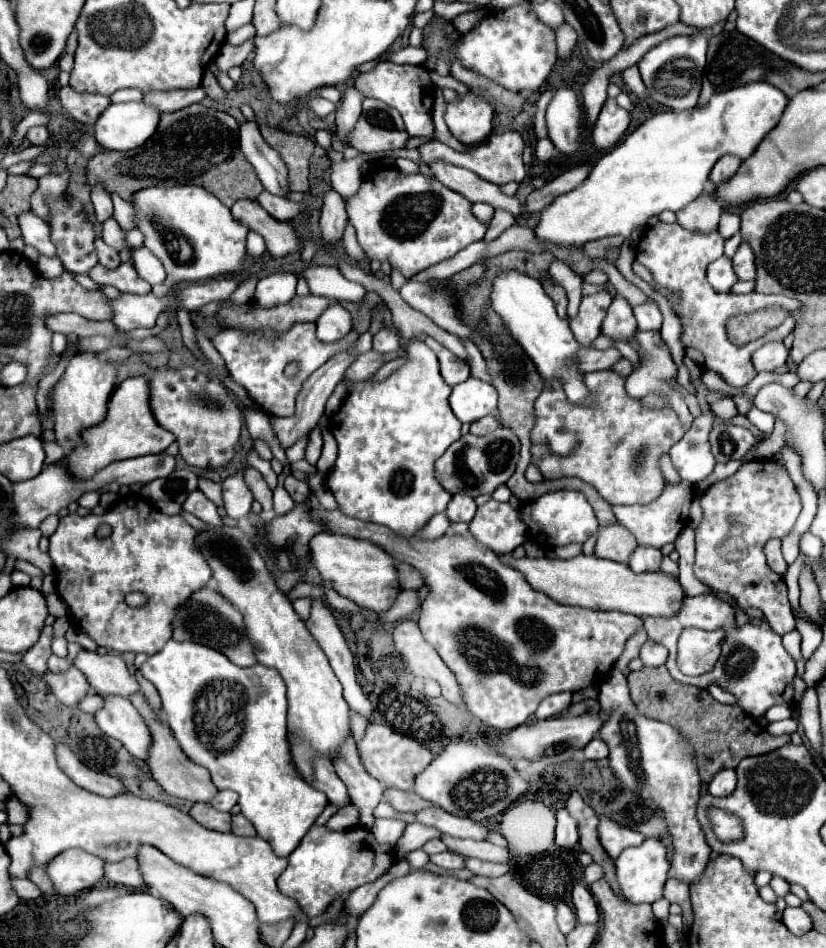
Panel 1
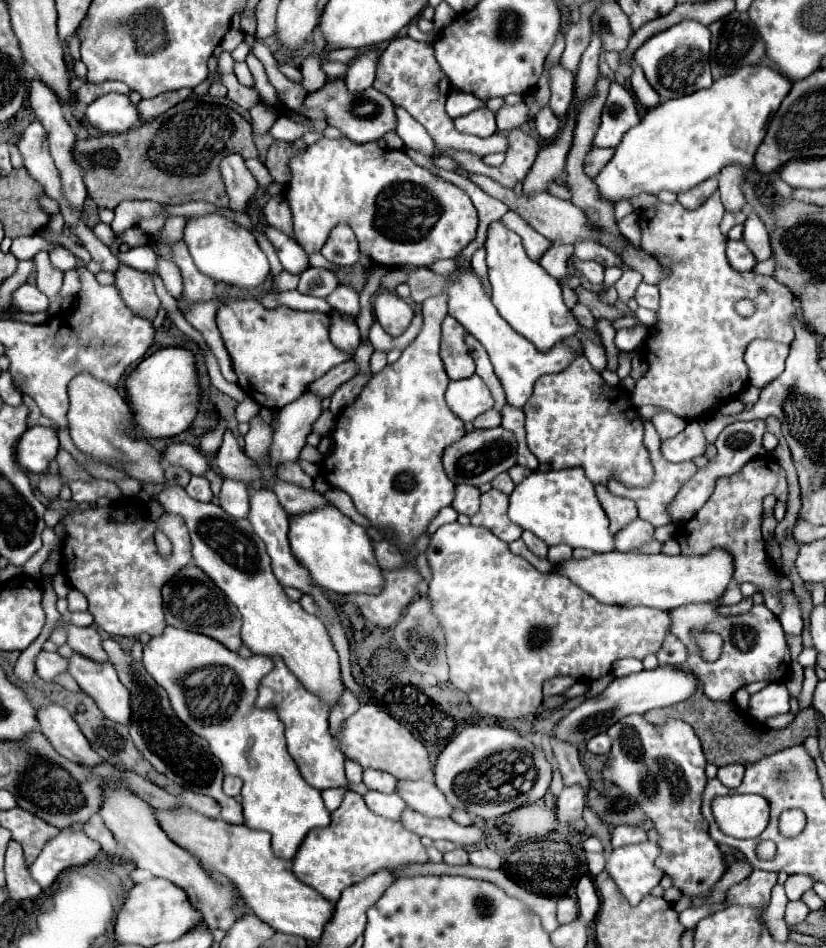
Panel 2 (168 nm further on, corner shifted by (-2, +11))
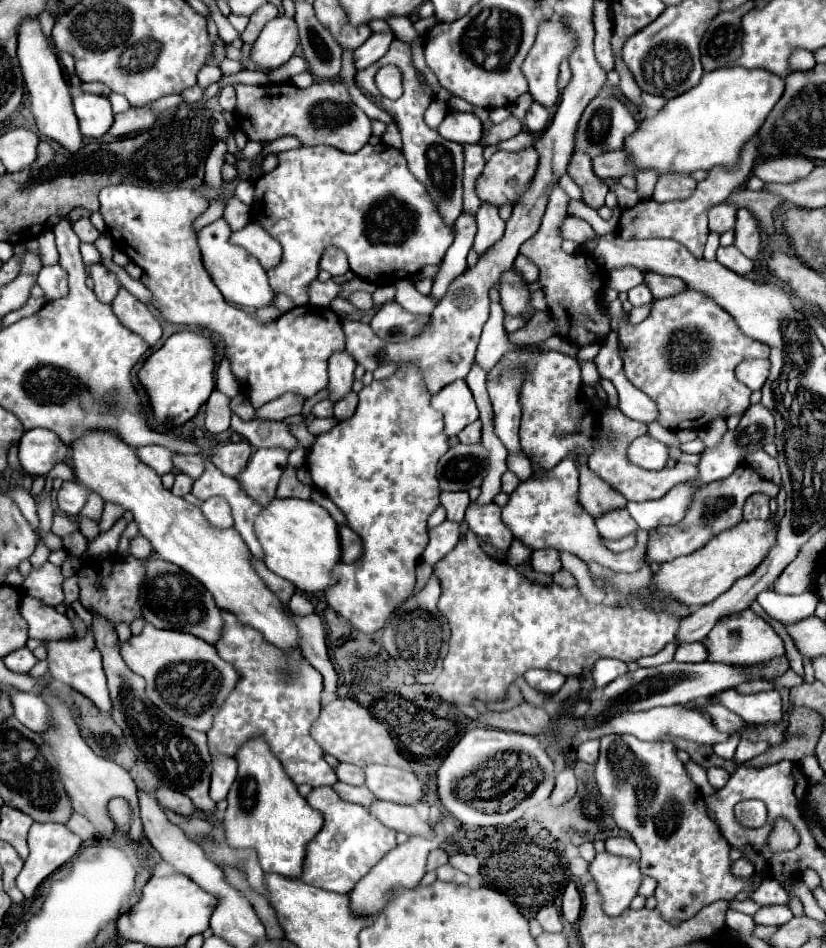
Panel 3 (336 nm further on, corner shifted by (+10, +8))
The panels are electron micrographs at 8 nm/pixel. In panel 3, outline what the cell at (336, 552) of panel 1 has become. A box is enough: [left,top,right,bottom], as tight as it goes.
[256,499,340,593]

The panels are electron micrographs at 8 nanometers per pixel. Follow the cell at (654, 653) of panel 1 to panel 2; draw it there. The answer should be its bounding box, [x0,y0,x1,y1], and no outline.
[656,634,688,666]

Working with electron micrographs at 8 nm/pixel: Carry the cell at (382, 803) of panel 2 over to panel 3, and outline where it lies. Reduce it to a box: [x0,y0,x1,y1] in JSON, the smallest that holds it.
[334,783,374,807]

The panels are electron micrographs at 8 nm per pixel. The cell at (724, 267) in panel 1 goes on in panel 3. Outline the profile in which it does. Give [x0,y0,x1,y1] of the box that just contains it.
[718,245,754,275]

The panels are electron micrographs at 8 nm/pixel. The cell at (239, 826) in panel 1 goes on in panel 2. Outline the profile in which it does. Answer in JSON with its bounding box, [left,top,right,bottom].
[102,638,244,824]

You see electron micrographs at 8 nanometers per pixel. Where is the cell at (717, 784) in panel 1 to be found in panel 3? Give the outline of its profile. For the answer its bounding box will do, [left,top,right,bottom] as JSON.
[708,767,730,791]

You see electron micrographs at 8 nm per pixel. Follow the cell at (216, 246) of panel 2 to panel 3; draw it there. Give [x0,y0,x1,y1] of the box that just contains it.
[198,219,274,309]

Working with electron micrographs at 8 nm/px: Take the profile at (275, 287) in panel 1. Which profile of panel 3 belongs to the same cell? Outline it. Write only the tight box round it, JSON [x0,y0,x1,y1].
[252,143,454,305]

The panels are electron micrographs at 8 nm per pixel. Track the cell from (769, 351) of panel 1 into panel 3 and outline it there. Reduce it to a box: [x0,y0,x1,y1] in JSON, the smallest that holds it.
[736,359,770,391]

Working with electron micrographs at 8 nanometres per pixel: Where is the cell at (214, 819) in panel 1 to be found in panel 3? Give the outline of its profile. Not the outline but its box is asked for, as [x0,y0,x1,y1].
[156,787,198,815]

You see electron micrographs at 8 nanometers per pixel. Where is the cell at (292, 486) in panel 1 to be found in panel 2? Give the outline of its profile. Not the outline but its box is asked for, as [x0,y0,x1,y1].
[278,462,314,490]

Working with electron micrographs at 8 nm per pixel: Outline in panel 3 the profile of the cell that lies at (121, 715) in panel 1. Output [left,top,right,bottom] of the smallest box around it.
[48,631,110,713]

